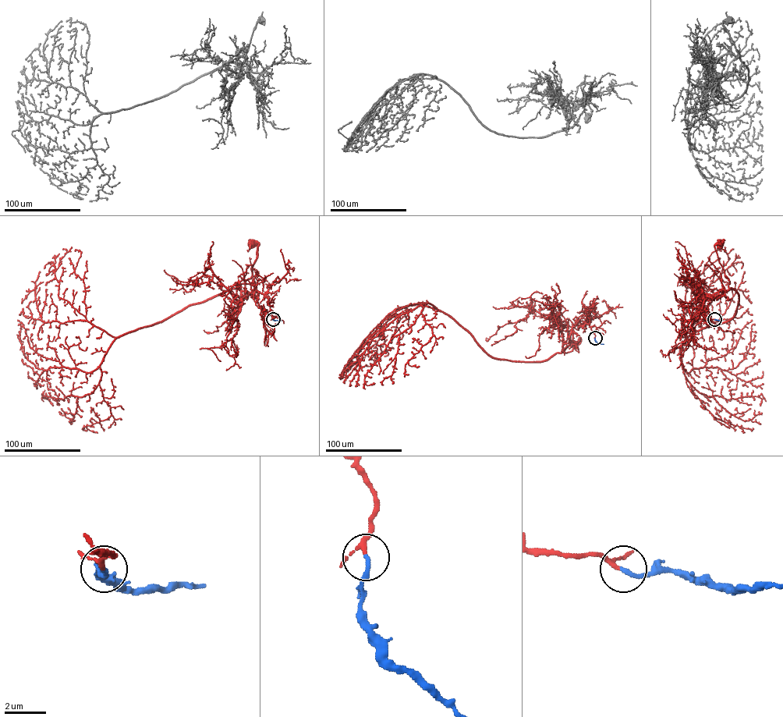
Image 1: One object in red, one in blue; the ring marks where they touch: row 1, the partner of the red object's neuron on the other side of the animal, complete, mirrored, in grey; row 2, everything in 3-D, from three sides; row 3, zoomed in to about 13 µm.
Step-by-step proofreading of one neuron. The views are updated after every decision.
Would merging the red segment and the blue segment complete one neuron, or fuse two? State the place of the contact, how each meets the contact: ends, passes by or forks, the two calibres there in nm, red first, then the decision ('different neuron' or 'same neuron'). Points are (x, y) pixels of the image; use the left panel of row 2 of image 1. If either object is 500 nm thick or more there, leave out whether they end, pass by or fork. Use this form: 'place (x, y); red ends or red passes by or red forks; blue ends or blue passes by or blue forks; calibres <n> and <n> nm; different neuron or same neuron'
place (273, 319); red passes by; blue ends; calibres 170 and 200 nm; same neuron

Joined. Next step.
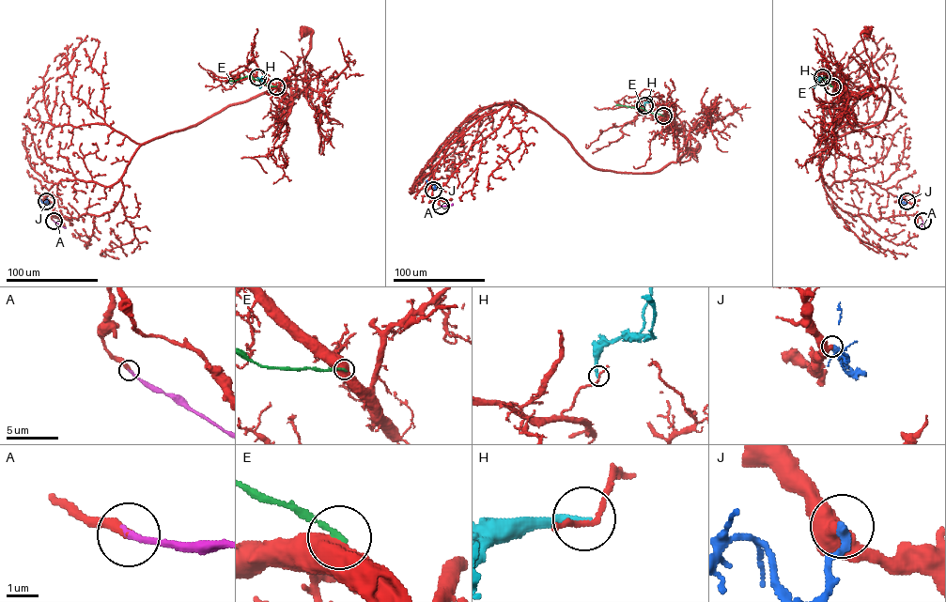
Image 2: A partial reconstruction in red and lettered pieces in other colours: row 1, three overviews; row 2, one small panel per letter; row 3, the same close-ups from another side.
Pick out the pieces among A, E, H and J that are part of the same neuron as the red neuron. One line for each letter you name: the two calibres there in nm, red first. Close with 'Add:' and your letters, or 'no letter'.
A: calibres 320 and 190 nm
Add: A

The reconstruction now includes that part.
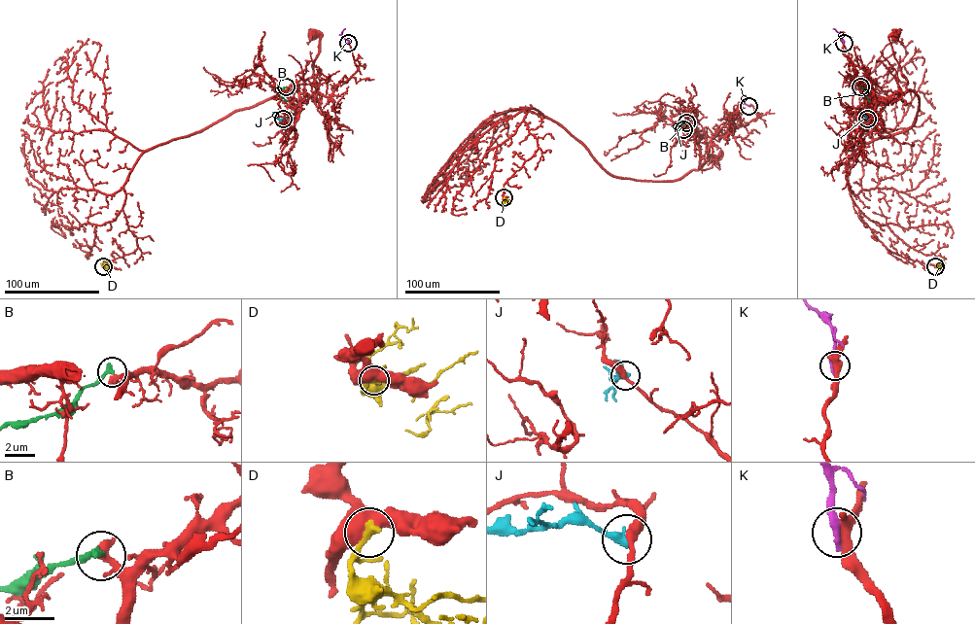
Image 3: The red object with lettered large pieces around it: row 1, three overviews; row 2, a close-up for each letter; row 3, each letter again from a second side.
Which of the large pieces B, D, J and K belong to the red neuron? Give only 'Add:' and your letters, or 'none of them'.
Add: none of them

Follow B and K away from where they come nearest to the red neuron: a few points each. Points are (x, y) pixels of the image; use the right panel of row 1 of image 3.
B: (860, 86), (864, 88), (869, 101)
K: (844, 43), (840, 33), (833, 29)

